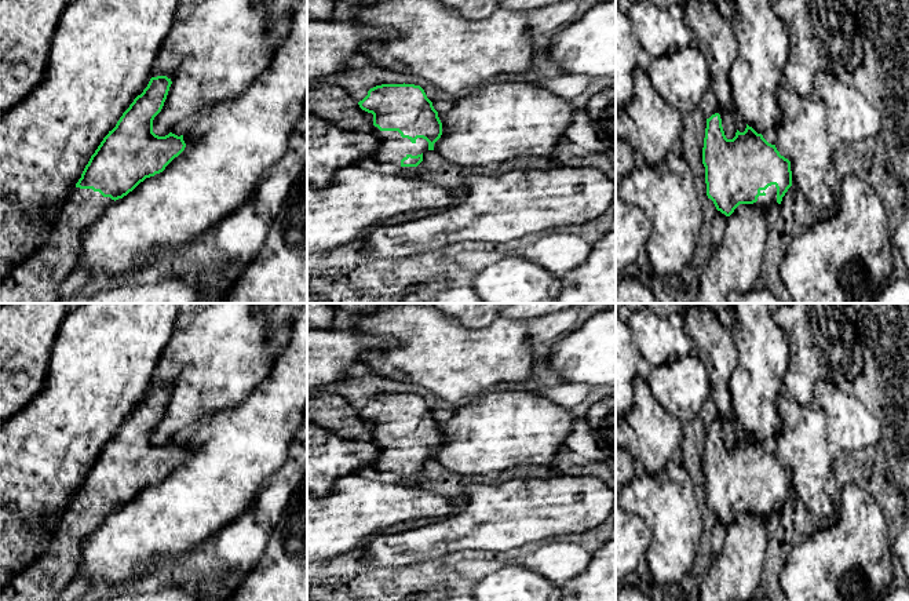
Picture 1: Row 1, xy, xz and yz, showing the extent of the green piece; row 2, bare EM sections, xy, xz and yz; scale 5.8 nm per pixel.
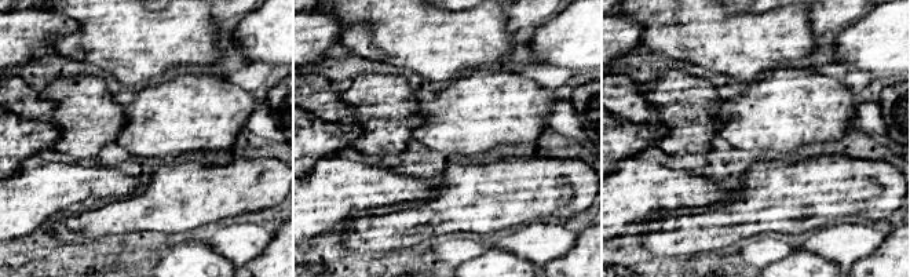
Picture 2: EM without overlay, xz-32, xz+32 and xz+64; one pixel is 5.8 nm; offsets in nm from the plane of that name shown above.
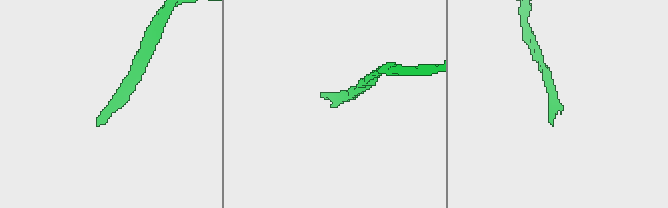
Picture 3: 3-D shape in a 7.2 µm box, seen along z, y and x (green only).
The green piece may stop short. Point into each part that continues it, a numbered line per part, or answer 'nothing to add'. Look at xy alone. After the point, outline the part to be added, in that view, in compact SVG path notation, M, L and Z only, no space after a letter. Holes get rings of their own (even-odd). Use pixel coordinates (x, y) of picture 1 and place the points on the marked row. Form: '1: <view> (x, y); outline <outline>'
1: xy (36, 279); outline M76 183L44 241L0 278L0 303L55 303L59 299L61 284L79 266L83 233L114 201Z

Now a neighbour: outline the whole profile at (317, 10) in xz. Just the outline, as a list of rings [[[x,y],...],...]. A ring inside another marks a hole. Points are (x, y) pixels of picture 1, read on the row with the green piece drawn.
[[[307,0],[307,21],[329,21],[335,12],[336,0]]]

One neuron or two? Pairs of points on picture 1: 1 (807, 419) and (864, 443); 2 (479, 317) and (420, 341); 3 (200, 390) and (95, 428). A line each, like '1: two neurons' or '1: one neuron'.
1: two neurons
2: two neurons
3: two neurons

